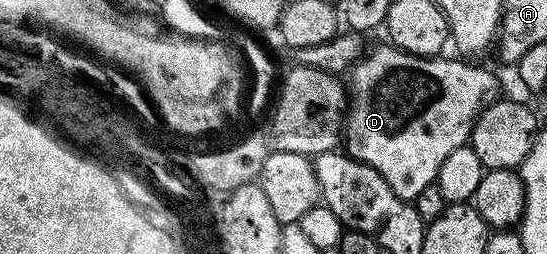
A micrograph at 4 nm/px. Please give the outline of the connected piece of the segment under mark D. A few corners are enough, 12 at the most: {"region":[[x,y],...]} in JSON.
{"region":[[390,43],[351,66],[346,152],[403,201],[500,100]]}

